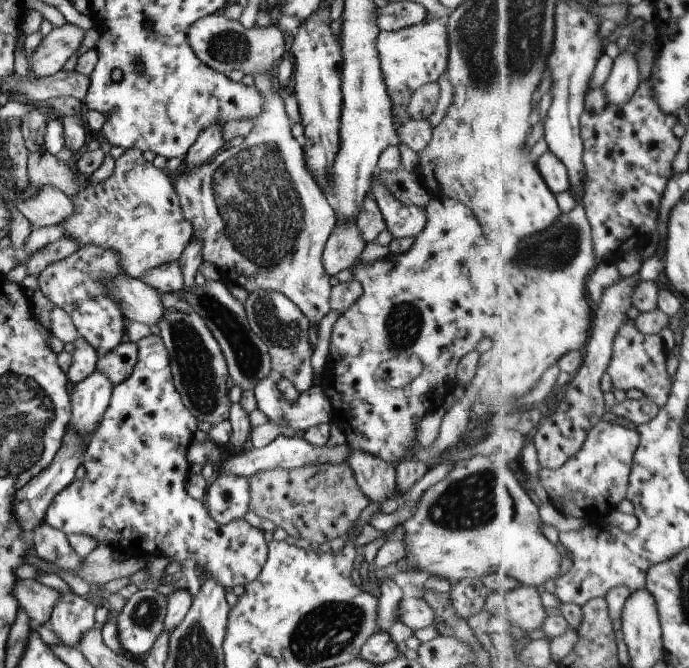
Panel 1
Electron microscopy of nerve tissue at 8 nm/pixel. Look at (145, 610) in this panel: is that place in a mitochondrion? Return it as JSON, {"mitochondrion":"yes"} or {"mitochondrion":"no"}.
{"mitochondrion":"yes"}

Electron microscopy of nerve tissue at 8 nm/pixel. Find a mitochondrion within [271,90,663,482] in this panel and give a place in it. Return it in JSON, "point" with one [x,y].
{"point":[559,249]}

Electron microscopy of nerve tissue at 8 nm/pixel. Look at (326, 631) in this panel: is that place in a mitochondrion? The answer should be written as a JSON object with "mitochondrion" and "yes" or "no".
{"mitochondrion":"yes"}

